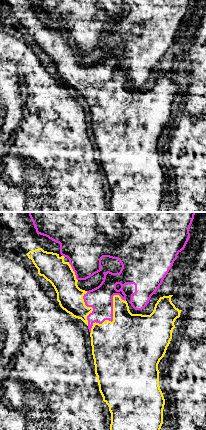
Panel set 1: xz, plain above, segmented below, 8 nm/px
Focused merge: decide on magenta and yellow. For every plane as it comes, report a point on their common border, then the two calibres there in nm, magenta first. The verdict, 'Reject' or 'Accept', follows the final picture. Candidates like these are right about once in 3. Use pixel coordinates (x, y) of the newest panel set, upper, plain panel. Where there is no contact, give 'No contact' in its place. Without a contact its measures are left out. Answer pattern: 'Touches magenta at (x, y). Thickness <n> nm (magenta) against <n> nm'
Touches magenta at (112, 92). Thickness 190 nm (magenta) against 440 nm

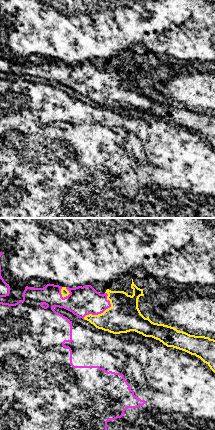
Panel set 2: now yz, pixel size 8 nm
Touches magenta at (103, 87). Thickness 240 nm (magenta) against 260 nm

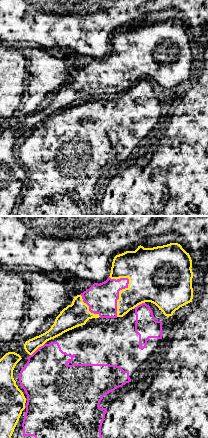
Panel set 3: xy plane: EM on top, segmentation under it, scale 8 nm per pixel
Touches magenta at (123, 64). Thickness 240 nm (magenta) against 380 nm

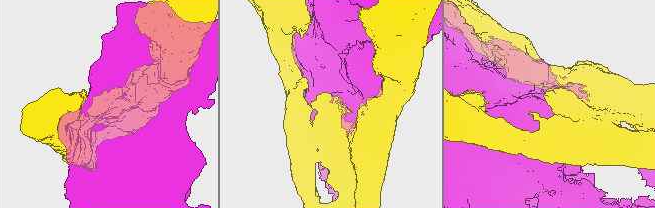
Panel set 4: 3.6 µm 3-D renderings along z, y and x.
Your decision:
Reject

